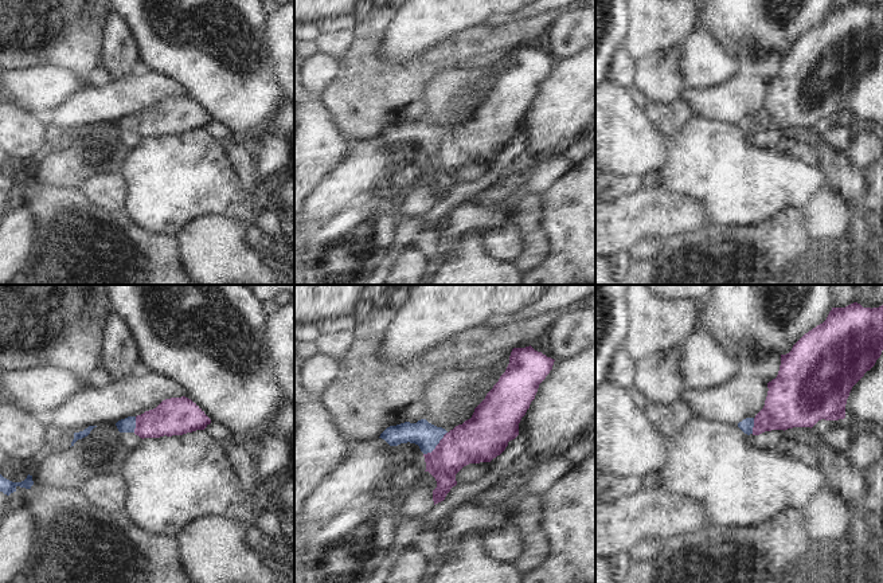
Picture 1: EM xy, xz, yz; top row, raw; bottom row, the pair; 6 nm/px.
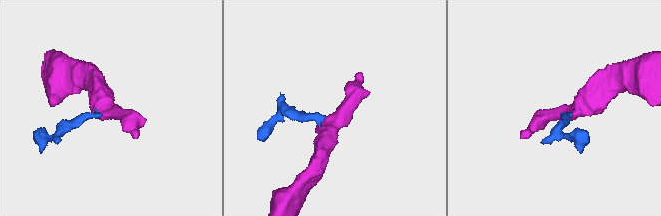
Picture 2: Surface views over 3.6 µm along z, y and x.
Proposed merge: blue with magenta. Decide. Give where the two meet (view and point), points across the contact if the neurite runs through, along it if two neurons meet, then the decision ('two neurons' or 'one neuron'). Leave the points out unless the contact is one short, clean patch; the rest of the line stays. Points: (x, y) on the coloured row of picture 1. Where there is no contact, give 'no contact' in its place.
contact xz (437, 443); way xz (426, 435), (437, 443), (468, 443), (479, 439); one neuron

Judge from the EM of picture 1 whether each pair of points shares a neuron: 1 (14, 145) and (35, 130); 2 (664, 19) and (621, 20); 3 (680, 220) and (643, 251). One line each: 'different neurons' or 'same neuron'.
1: same neuron
2: different neurons
3: different neurons

